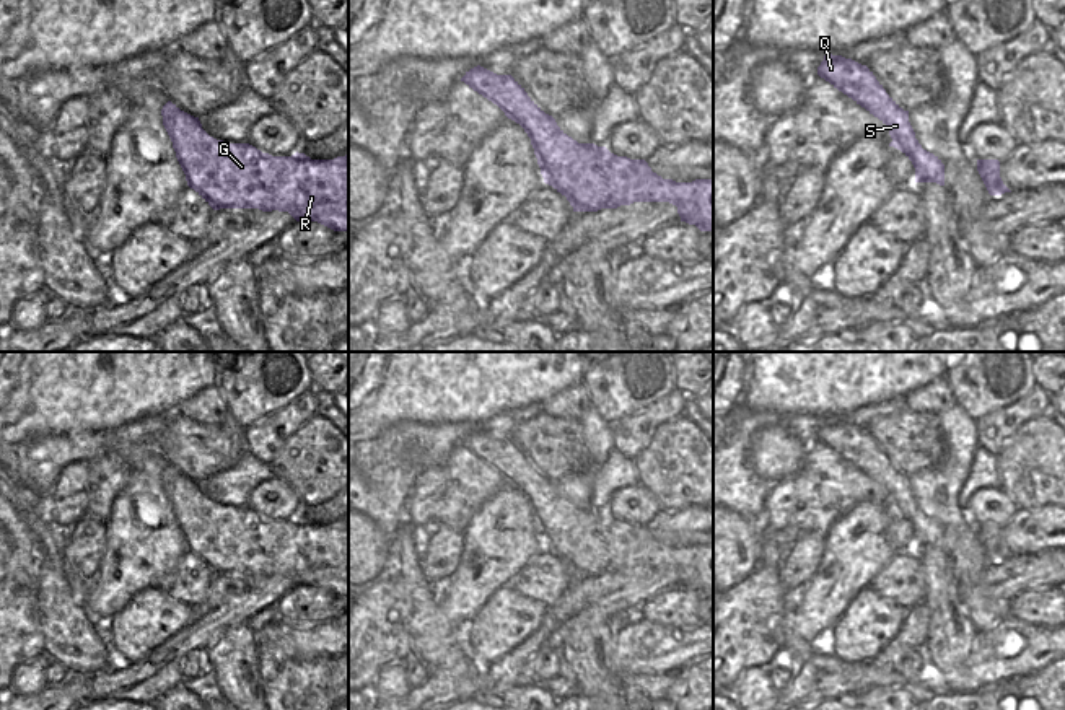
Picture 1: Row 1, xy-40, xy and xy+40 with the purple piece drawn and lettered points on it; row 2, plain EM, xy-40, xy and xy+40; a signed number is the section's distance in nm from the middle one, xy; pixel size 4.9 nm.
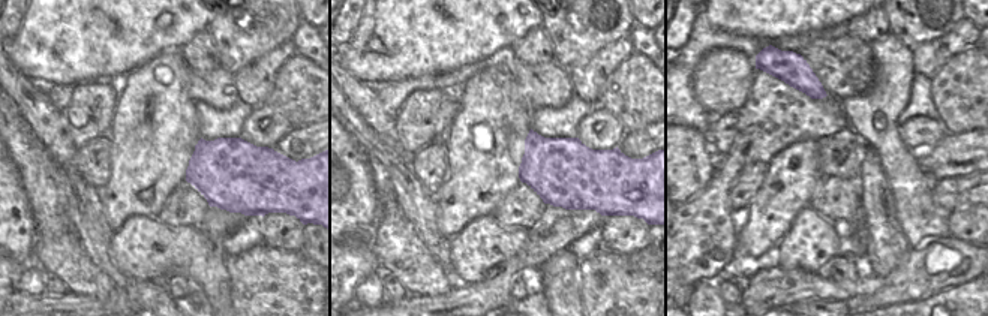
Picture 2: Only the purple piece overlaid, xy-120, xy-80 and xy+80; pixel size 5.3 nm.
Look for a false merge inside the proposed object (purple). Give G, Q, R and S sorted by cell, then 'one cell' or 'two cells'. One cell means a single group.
G Q R S | one cell

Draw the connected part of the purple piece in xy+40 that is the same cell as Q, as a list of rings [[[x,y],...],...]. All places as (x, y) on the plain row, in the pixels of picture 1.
[[[824,420],[817,440],[834,453],[852,462],[888,493],[889,511],[901,515],[915,532],[915,547],[936,547],[944,550],[944,529],[938,521],[922,513],[904,476],[876,445],[873,436],[842,420]]]

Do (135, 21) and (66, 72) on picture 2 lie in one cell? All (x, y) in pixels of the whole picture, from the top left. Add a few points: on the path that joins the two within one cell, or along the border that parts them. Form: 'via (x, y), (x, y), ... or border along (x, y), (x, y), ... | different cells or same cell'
via (119, 38), (101, 38), (83, 56) | same cell

